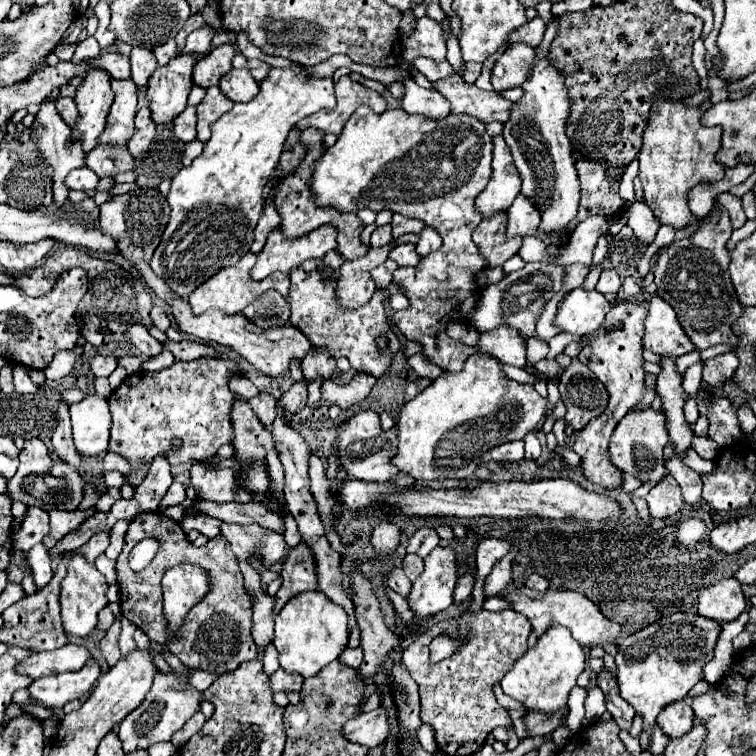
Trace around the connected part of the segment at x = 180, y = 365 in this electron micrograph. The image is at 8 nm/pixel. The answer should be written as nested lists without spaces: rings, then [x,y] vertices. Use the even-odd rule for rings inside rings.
[[[199,358],[191,362],[175,362],[171,368],[161,372],[137,372],[125,378],[125,382],[109,396],[109,408],[113,416],[111,424],[111,442],[109,452],[121,454],[133,466],[151,464],[155,456],[169,452],[171,466],[179,466],[183,462],[203,462],[217,454],[223,444],[229,444],[233,438],[231,426],[231,408],[235,402],[235,394],[229,390],[231,376],[243,376],[241,368],[233,360],[219,358]],[[181,438],[183,446],[179,450],[171,448],[171,440]]]

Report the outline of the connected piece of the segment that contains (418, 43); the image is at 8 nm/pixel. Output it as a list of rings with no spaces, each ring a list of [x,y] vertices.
[[[421,18],[417,22],[415,32],[403,42],[405,60],[413,60],[415,56],[427,56],[433,60],[445,60],[445,40],[441,26],[431,18]]]

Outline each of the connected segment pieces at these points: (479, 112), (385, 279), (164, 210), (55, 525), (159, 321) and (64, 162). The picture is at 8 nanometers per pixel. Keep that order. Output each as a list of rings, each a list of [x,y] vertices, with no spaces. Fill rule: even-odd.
[[[459,74],[447,76],[443,80],[433,82],[433,88],[441,92],[451,102],[453,114],[469,114],[483,124],[489,122],[507,122],[507,108],[511,108],[513,102],[501,98],[495,90],[485,92],[477,88],[475,84],[463,82]]]
[[[387,258],[381,266],[377,266],[375,270],[371,270],[371,278],[375,280],[375,284],[377,284],[377,288],[387,288],[389,284],[391,284],[391,278],[393,278],[393,272],[397,270],[399,266],[391,260],[391,258]]]
[[[157,188],[133,190],[129,194],[121,194],[111,202],[101,204],[101,230],[113,236],[127,260],[151,260],[155,248],[161,242],[163,230],[169,222],[169,204],[167,198]]]
[[[51,510],[51,530],[49,534],[43,538],[43,544],[47,548],[53,548],[65,534],[77,530],[83,520],[87,520],[91,514],[85,510],[75,510],[75,512],[63,512],[63,510]]]
[[[157,304],[151,308],[151,320],[153,320],[153,324],[155,324],[159,330],[163,330],[163,332],[171,326],[171,322],[169,322],[165,310],[163,310],[161,306],[157,306]]]
[[[55,102],[41,104],[41,110],[37,114],[37,138],[39,148],[45,156],[45,160],[53,166],[53,194],[55,202],[65,202],[69,188],[63,184],[65,176],[73,168],[85,166],[83,150],[79,148],[79,142],[73,142],[67,146],[71,128],[63,124],[61,116],[55,112]]]

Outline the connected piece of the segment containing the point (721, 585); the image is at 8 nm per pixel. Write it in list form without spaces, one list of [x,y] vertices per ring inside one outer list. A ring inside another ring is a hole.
[[[737,578],[719,580],[707,586],[699,594],[699,616],[715,620],[719,624],[731,622],[745,610],[745,598],[741,594],[741,584]]]

